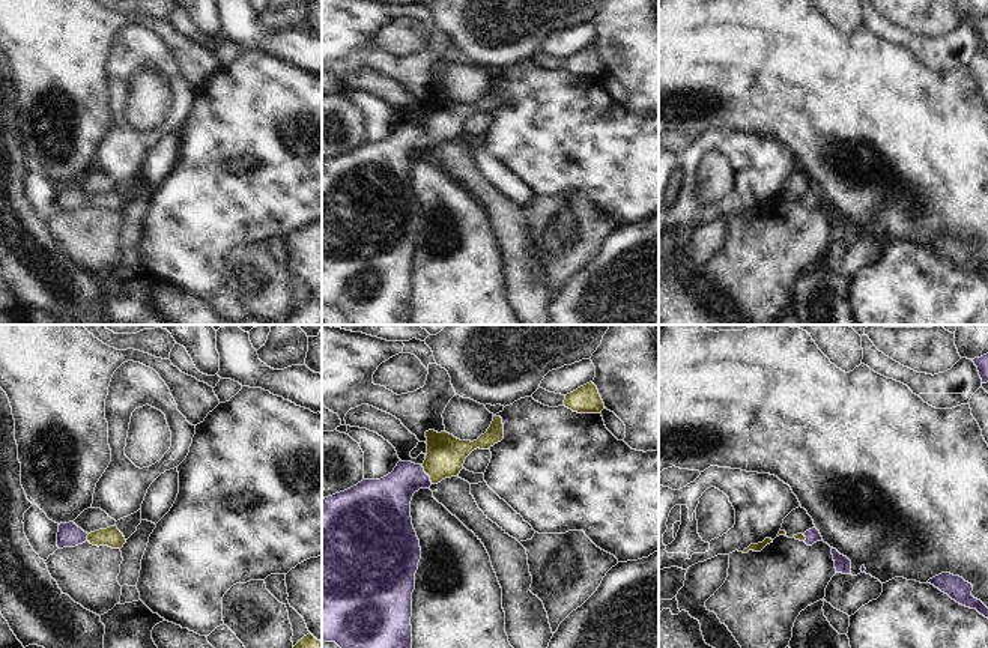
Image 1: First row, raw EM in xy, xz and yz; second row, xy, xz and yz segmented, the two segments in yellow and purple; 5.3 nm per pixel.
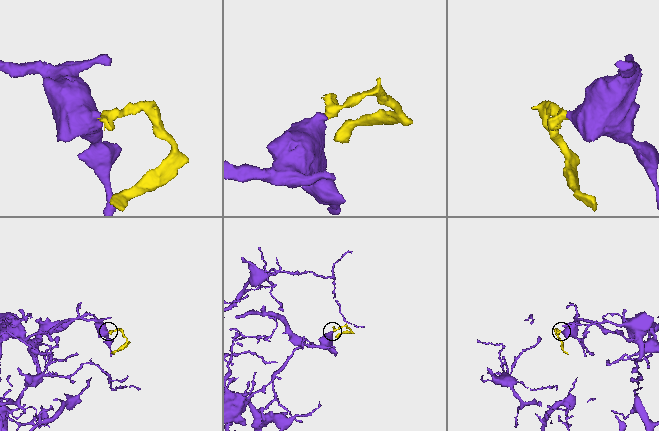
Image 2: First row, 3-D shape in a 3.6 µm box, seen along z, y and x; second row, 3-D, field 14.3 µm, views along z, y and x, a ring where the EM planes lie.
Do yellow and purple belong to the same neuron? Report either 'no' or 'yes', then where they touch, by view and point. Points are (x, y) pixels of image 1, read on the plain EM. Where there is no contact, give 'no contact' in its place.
yes; meets yellow in xz at (427, 137)

